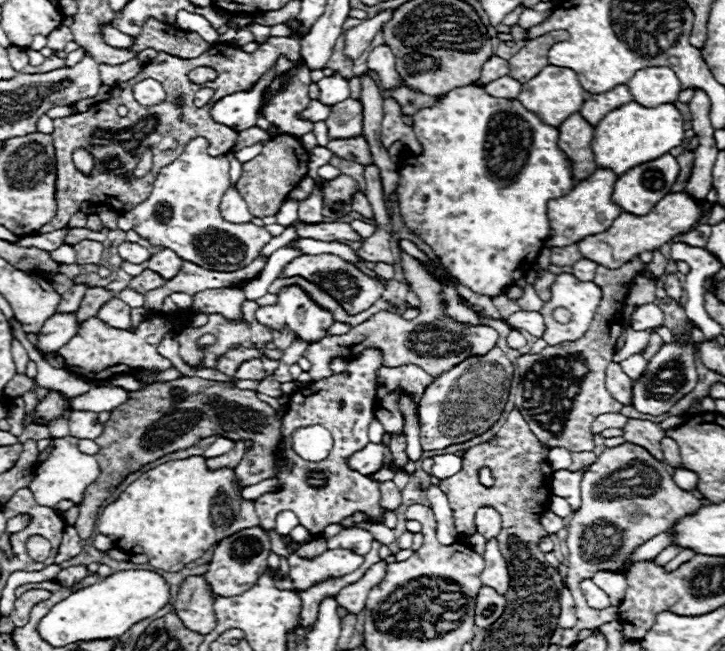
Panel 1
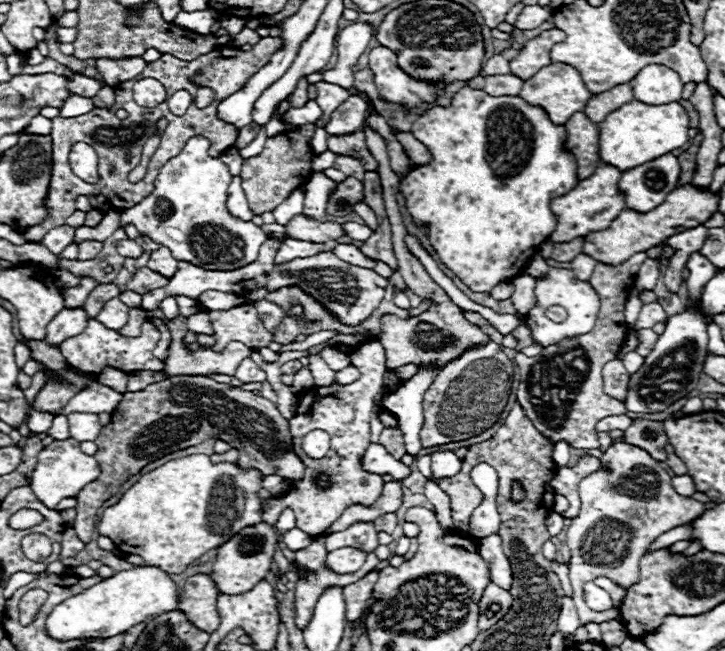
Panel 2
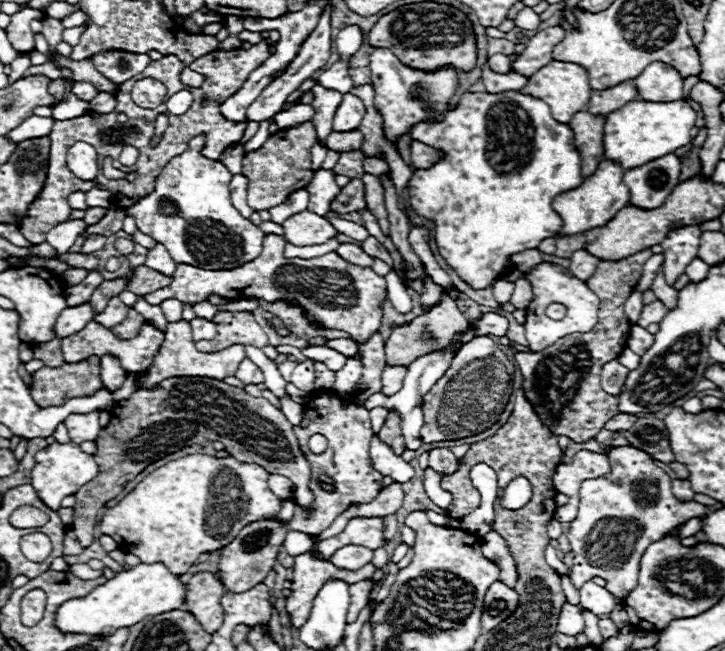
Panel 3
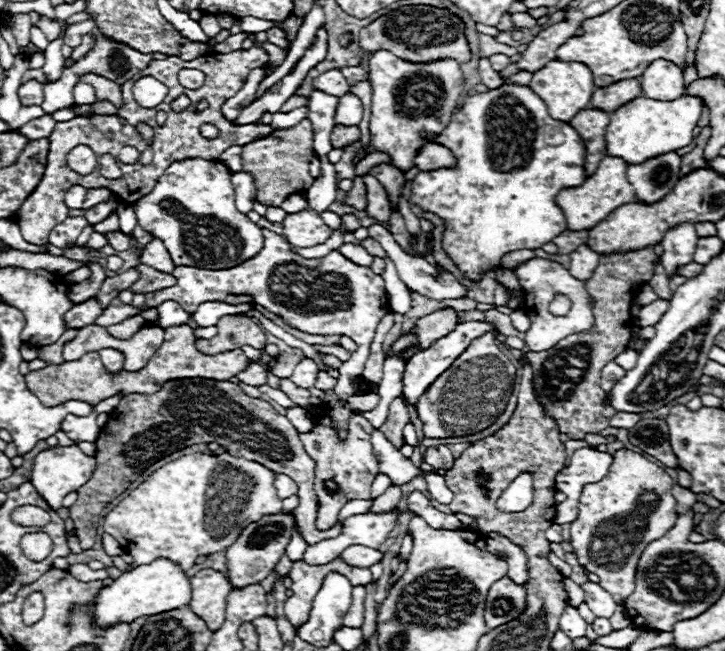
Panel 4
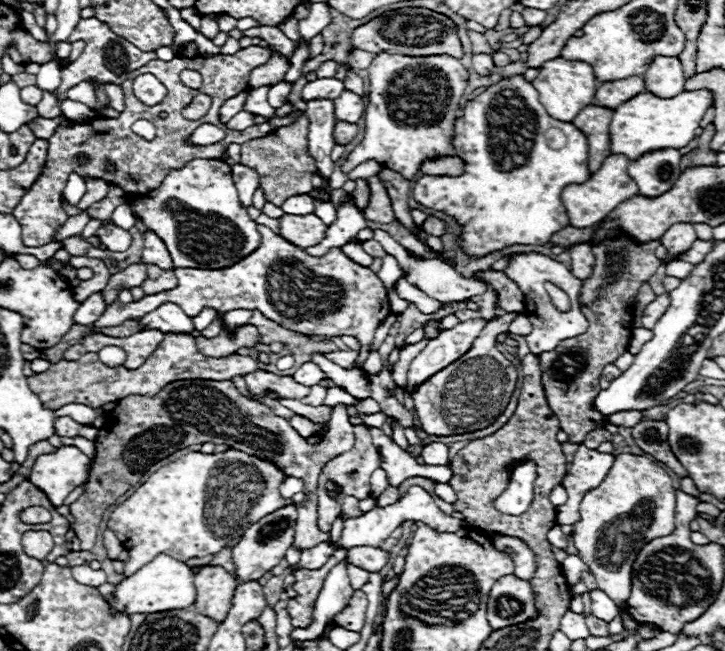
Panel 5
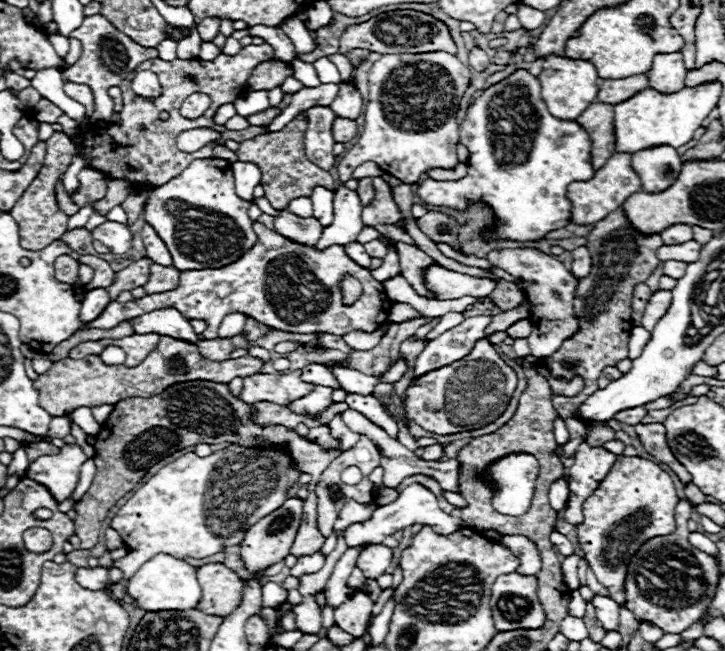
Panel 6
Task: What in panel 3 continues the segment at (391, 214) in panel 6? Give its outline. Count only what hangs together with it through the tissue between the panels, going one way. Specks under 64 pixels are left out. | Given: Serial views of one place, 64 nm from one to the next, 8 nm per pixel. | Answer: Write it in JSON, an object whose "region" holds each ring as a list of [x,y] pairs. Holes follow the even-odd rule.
{"region":[[[364,174],[362,182],[366,188],[366,208],[370,208],[370,212],[378,218],[384,236],[388,236],[388,212],[384,206],[384,188],[380,184],[380,178],[374,174]]]}

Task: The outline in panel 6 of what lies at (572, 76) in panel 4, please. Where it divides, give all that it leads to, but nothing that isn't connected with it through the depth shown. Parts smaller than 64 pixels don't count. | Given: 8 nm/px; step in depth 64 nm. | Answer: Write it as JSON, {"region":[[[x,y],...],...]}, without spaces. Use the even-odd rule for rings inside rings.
{"region":[[[548,56],[544,60],[544,68],[538,76],[544,104],[548,106],[550,114],[560,120],[576,120],[590,104],[596,102],[598,94],[598,72],[592,62],[586,60],[572,60],[566,56]]]}

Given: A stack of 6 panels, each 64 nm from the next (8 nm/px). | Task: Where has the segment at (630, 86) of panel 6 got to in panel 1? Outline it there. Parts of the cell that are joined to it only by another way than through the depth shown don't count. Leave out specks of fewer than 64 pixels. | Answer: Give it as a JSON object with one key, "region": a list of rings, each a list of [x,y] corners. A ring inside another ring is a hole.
{"region":[[[620,84],[616,88],[612,88],[610,92],[604,94],[596,94],[596,96],[588,96],[584,106],[580,108],[580,116],[584,116],[592,126],[596,126],[610,110],[632,102],[632,94],[628,92],[626,84]]]}

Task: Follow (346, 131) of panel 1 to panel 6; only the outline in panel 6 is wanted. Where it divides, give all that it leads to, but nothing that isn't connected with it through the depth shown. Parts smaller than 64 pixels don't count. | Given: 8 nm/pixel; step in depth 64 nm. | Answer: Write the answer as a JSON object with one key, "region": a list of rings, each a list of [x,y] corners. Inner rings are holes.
{"region":[[[340,84],[340,94],[338,98],[330,104],[330,108],[334,110],[336,116],[340,118],[348,118],[348,120],[356,120],[362,114],[362,96],[358,92],[358,88],[354,88],[352,84]]]}

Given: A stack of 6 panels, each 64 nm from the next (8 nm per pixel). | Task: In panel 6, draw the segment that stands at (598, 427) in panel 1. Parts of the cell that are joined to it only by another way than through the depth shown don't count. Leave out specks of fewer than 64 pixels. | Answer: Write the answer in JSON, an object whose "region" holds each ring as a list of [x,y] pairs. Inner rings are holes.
{"region":[[[632,408],[632,410],[622,410],[620,414],[614,414],[614,420],[622,422],[622,424],[630,424],[630,426],[636,426],[642,418],[646,416],[646,408]]]}

